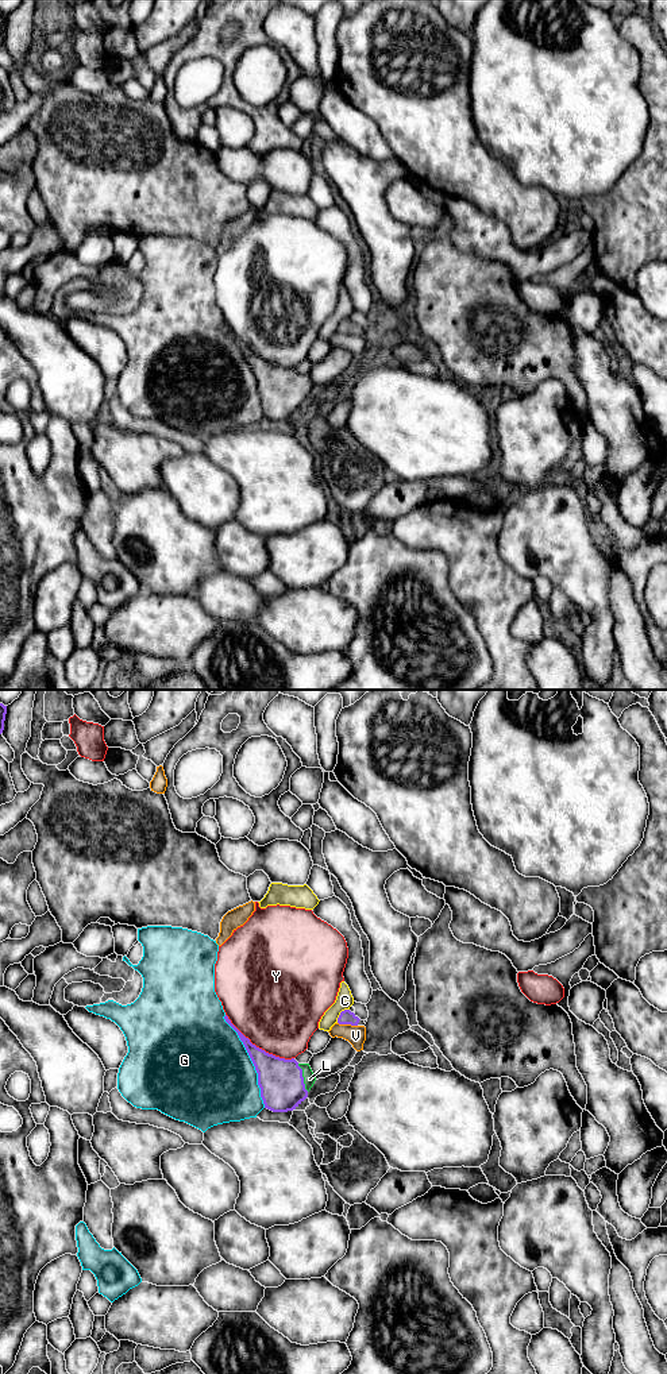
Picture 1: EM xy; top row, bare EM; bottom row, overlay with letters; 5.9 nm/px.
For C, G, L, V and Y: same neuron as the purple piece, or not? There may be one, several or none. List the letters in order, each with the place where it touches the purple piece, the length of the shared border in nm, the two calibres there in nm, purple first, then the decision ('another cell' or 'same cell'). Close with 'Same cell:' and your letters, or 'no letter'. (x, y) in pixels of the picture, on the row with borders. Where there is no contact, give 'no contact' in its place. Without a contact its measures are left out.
C: xy (340, 1014) | 120 nm | 90/100 nm | another cell
G: xy (251, 1060) | 600 nm | 260/500 nm | another cell
L: xy (303, 1077) | 180 nm | 260/70 nm | same cell
V: xy (347, 1023) | 120 nm | 90/110 nm | another cell
Y: xy (258, 1048) | 480 nm | 260/480 nm | another cell
Same cell: L

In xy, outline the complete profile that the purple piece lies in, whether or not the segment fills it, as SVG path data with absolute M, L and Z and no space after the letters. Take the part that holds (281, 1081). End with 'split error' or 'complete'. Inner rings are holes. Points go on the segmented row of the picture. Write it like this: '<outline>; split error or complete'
M228 1019L225 1022L238 1033L258 1073L258 1085L265 1108L273 1112L296 1109L313 1087L316 1077L309 1064L298 1064L266 1053L246 1038Z; split error

